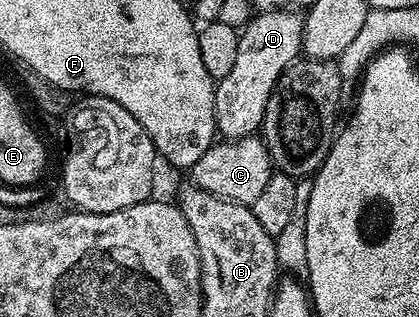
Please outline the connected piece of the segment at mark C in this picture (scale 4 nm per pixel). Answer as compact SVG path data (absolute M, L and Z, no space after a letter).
M260 136L217 141L209 150L202 152L198 164L190 168L191 181L199 190L243 206L251 206L254 200L258 200L273 172L272 157L268 155L268 148Z

